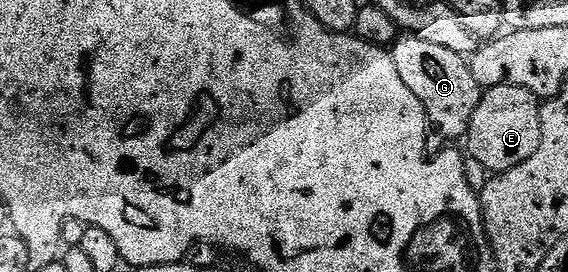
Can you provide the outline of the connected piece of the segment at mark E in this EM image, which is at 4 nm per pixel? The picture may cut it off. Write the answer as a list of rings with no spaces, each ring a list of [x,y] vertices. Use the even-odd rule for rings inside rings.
[[[499,85],[483,90],[474,119],[470,119],[467,156],[478,159],[492,175],[510,171],[510,167],[518,167],[518,163],[526,163],[526,159],[538,151],[542,139],[541,104],[541,98],[535,97],[526,87]]]

